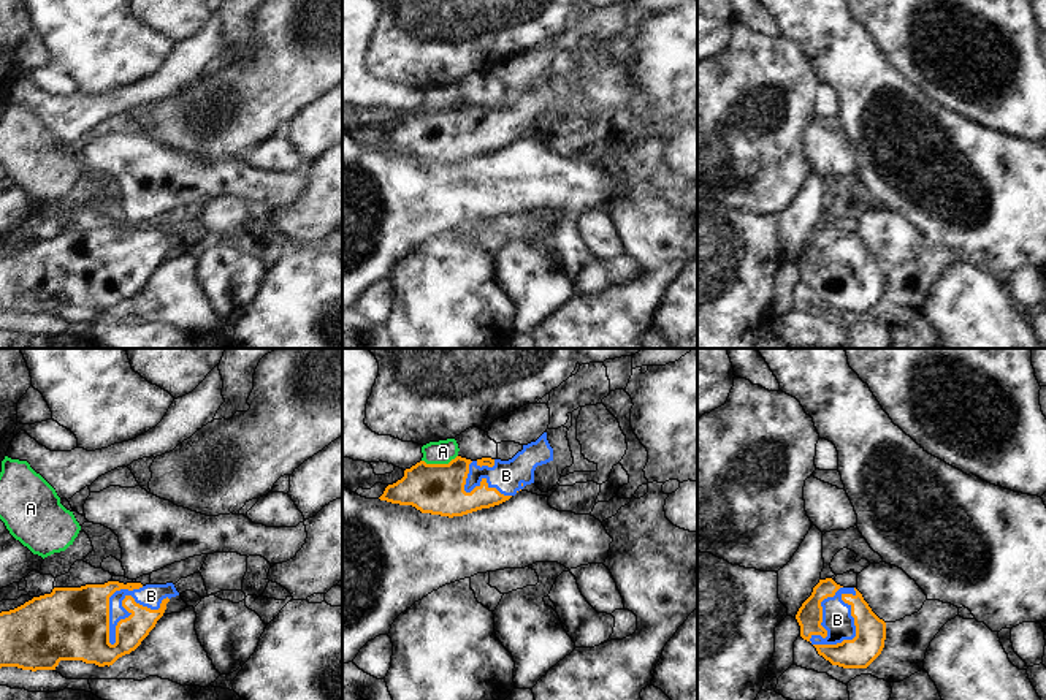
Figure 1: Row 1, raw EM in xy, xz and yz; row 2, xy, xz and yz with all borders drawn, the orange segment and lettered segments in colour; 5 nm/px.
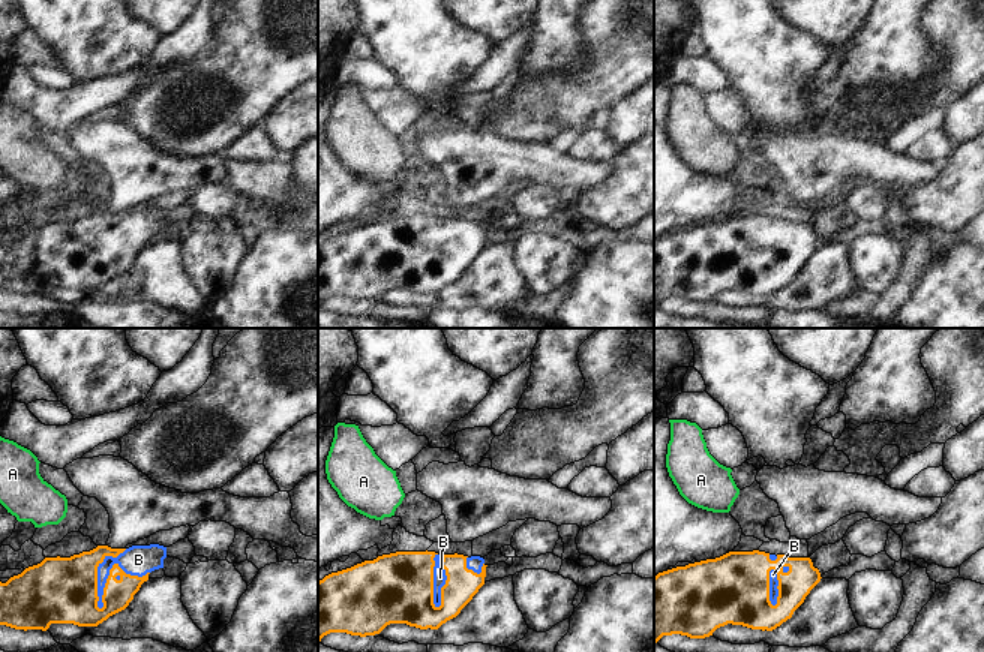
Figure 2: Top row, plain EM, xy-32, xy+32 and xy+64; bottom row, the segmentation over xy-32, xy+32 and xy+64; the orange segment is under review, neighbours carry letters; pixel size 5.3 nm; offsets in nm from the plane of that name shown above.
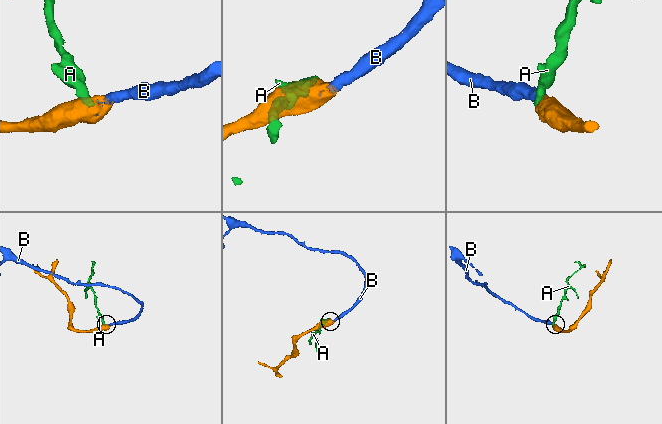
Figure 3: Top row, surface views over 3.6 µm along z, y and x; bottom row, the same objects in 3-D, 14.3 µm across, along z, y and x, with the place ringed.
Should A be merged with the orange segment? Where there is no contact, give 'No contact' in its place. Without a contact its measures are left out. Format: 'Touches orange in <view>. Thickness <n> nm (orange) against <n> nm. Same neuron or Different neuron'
Touches orange in xz. Thickness 260 nm (orange) against 120 nm. Different neuron

